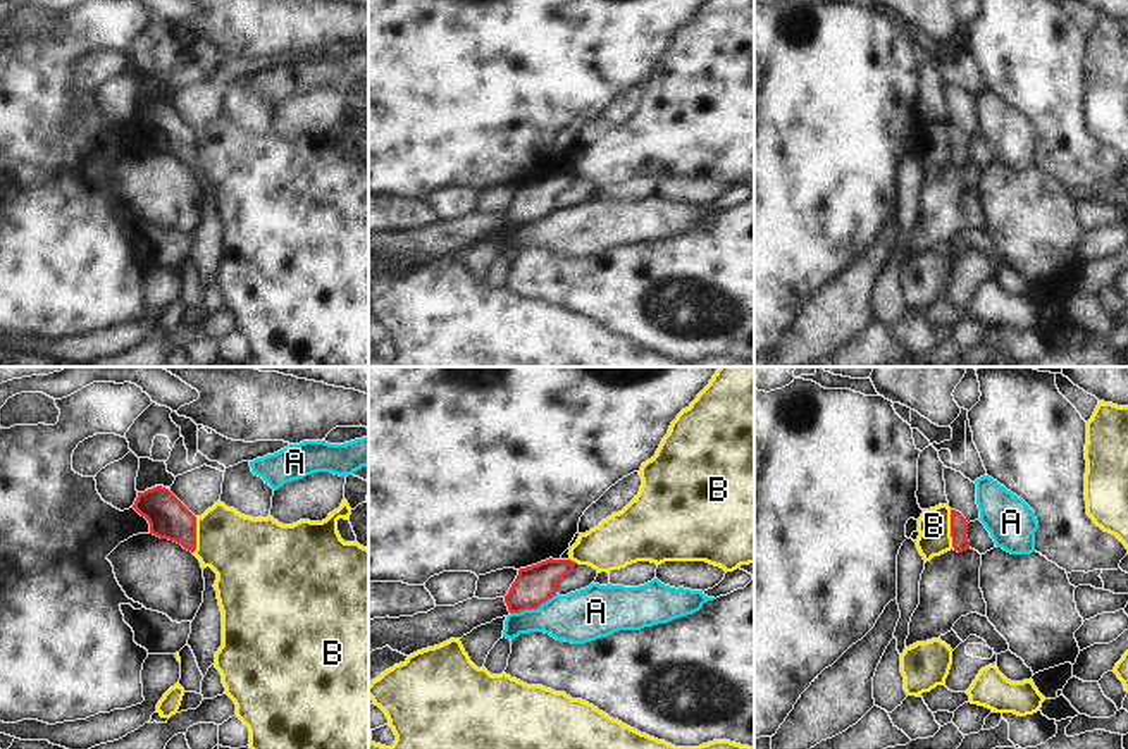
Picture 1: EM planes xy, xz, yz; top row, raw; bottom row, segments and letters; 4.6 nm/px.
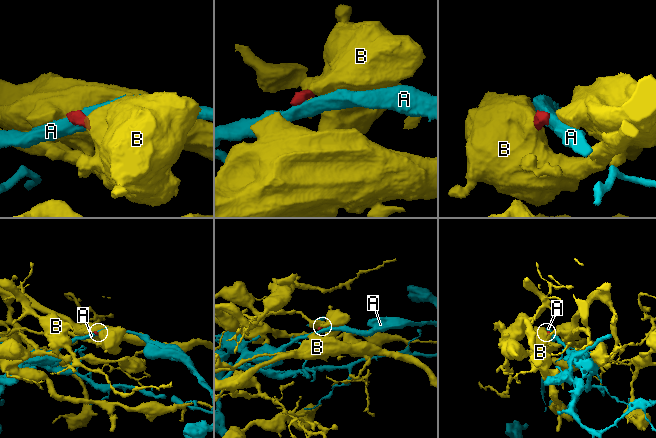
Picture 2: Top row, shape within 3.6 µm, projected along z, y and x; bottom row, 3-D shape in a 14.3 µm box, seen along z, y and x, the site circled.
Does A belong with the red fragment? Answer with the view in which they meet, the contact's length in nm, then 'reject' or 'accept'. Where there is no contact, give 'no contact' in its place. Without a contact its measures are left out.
xz | 240 nm | reject

